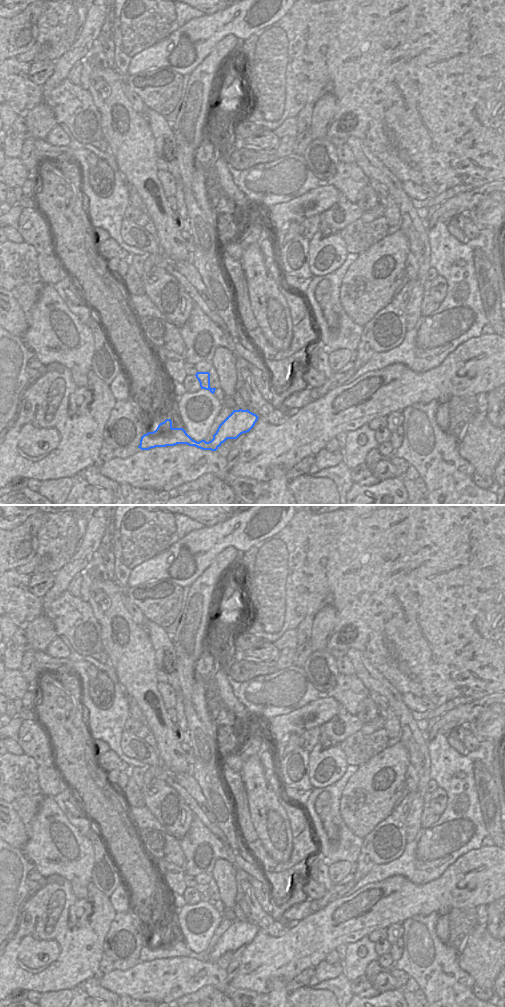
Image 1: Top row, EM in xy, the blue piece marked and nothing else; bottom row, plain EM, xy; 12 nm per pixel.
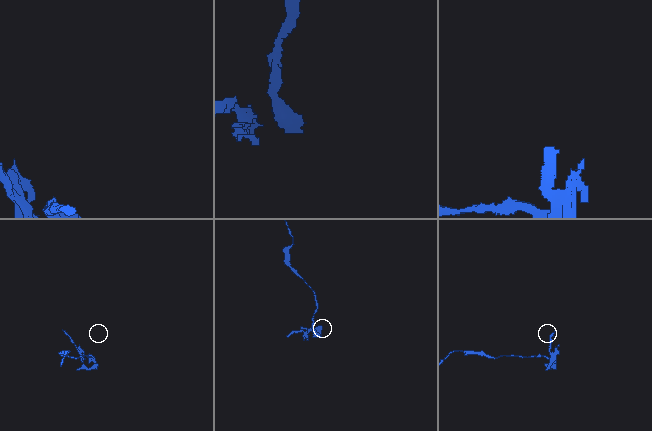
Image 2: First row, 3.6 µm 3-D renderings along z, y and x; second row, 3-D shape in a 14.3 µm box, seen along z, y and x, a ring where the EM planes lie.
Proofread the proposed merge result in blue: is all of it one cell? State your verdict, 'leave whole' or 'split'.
split

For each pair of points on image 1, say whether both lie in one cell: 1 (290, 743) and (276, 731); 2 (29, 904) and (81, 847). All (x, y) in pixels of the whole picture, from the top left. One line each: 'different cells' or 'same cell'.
1: different cells
2: different cells

